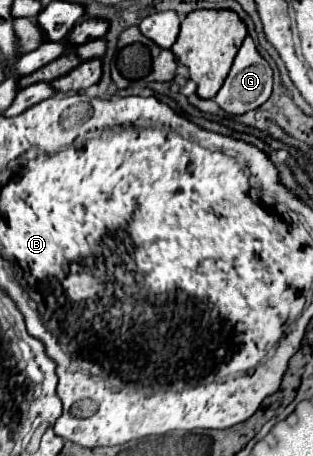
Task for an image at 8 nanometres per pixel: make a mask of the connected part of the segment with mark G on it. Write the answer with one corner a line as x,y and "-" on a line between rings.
248,36
248,38
244,40
244,44
240,46
236,58
234,58
234,64
232,64
232,68
230,68
228,78
224,80
222,88
220,88
218,94
214,96
214,102
216,102
218,108
224,110
226,114
230,114
230,116
240,116
240,114
246,114
246,112
250,112
250,110
260,108
260,106
270,98
270,92
272,92
272,68
270,68
268,62
258,54
254,40

